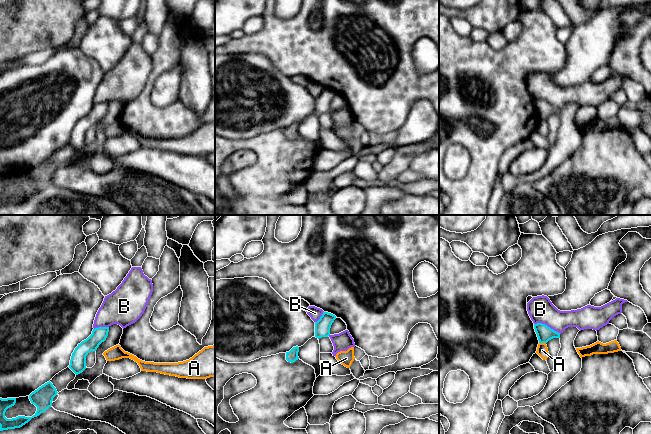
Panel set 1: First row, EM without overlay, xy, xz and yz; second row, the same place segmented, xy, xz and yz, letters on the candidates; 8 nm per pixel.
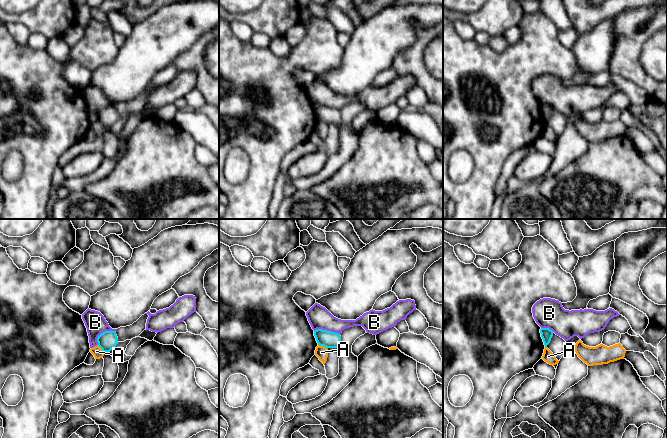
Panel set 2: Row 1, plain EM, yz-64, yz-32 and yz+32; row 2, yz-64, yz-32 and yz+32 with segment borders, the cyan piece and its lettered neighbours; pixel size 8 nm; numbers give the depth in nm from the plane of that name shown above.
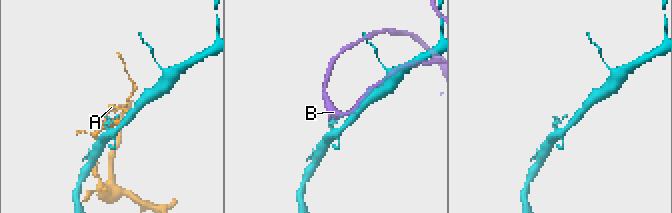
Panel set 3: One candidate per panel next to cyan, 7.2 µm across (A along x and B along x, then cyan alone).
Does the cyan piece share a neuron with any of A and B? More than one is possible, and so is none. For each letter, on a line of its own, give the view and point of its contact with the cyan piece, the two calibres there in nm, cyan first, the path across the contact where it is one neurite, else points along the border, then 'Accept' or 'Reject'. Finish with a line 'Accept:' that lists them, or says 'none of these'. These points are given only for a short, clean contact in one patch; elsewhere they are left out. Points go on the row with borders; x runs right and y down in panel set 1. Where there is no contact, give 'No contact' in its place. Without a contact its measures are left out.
A: Touches cyan at yz (542, 342). Thickness 130 nm (cyan) against 90 nm. Boundary: yz (539, 342), (545, 343). Reject
B: Touches cyan at yz (546, 325). Thickness 130 nm (cyan) against 200 nm. Boundary: yz (534, 323), (544, 323), (560, 333). Reject
Accept: none of these

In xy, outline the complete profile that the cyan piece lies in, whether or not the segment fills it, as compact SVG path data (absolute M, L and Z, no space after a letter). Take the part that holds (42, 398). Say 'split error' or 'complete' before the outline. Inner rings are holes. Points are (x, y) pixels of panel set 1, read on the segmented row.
complete | M50 381L45 383L29 395L31 403L37 407L36 413L32 417L18 416L12 419L7 419L5 412L8 408L15 405L16 398L0 398L0 431L20 428L32 418L39 416L52 406L53 398L57 393L56 388Z

